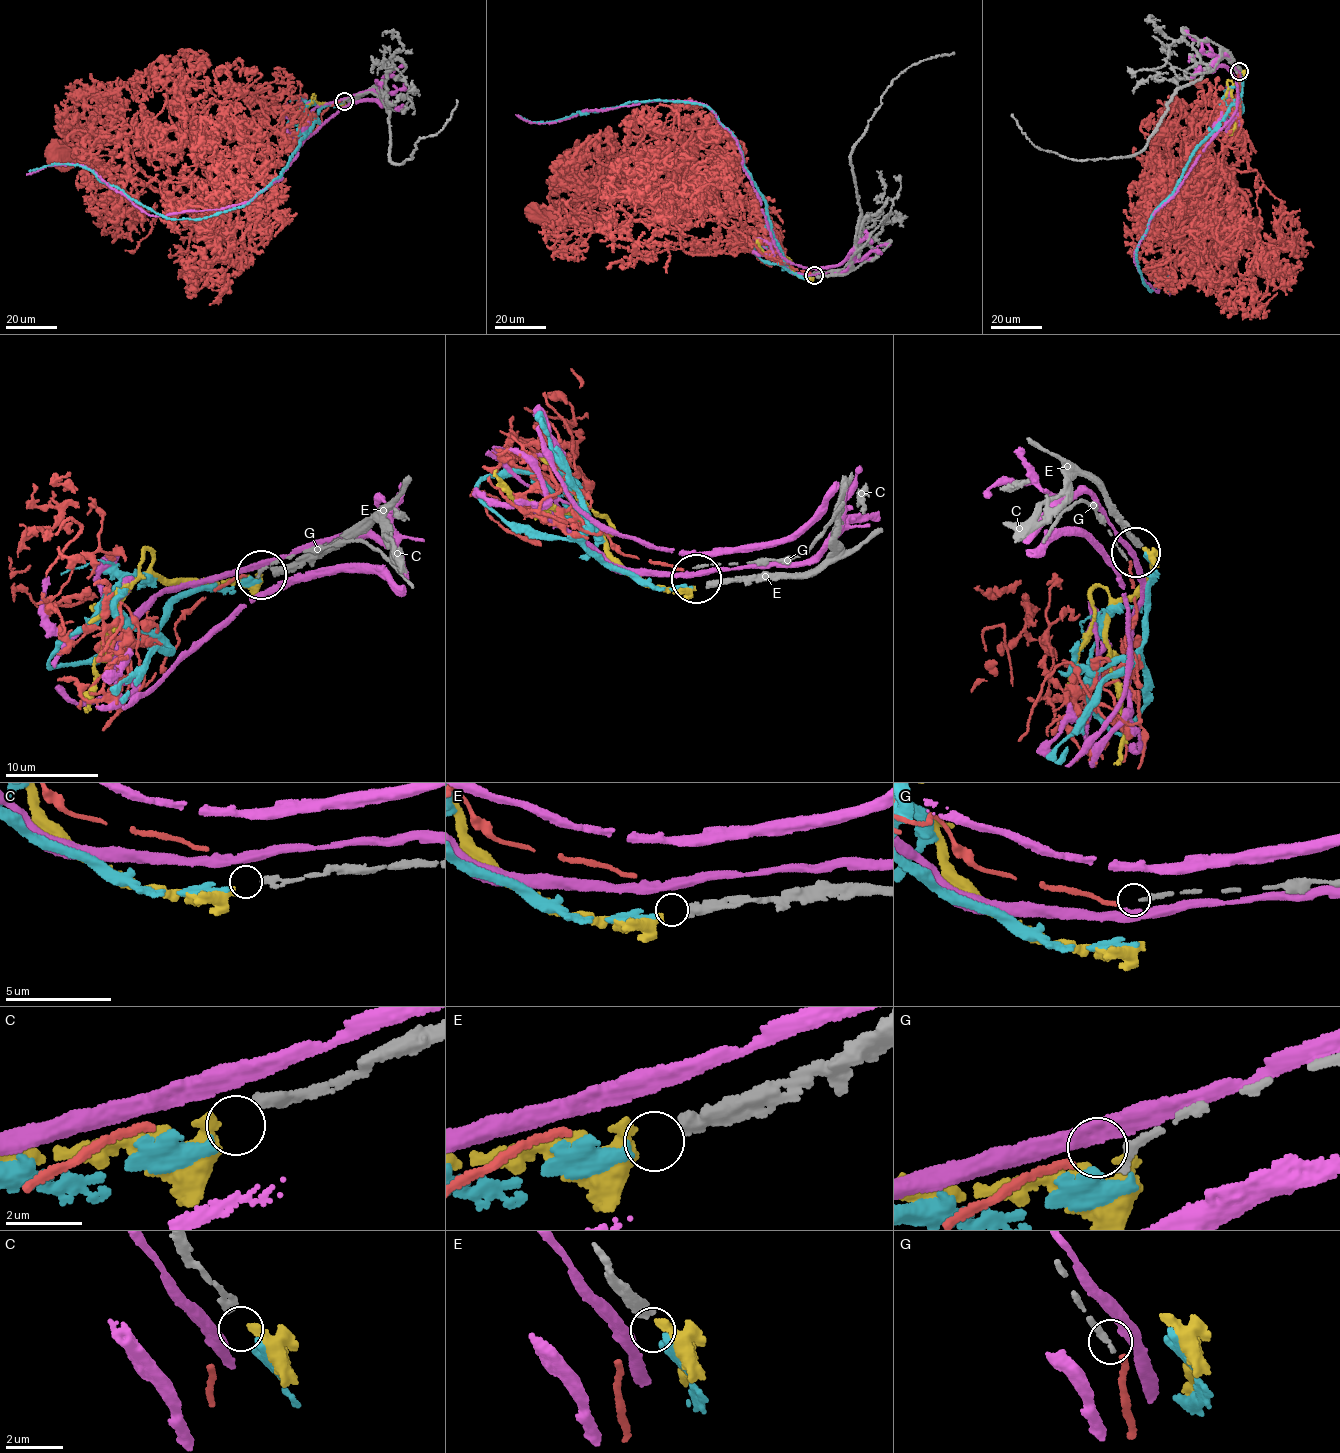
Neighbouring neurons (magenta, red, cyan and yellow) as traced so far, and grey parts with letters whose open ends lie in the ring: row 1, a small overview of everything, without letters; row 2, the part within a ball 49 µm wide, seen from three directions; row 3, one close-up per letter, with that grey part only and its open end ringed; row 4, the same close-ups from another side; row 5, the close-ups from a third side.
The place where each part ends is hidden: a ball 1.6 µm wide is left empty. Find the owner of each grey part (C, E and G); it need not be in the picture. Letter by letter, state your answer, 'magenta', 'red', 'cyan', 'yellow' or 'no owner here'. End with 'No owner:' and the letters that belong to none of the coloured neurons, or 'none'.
C: yellow
E: cyan
G: red
No owner: none

